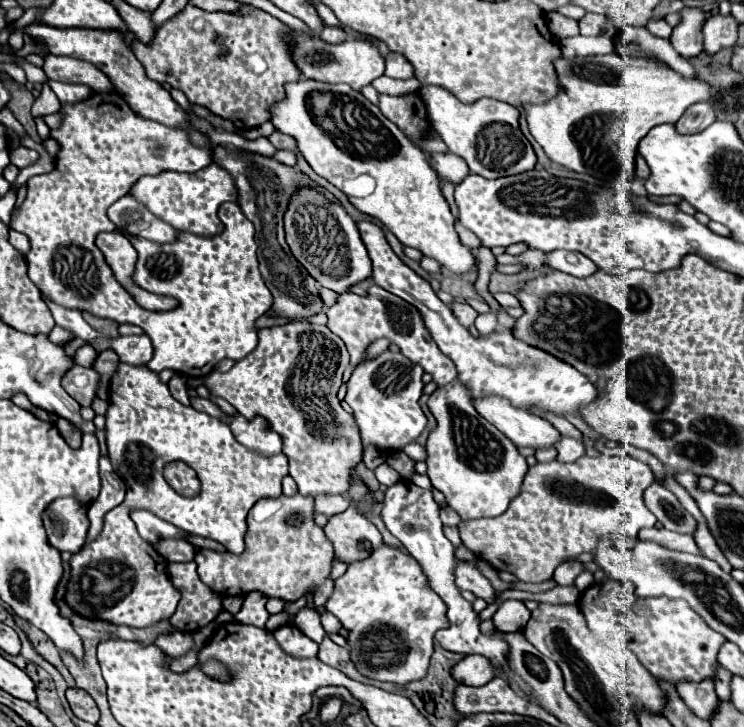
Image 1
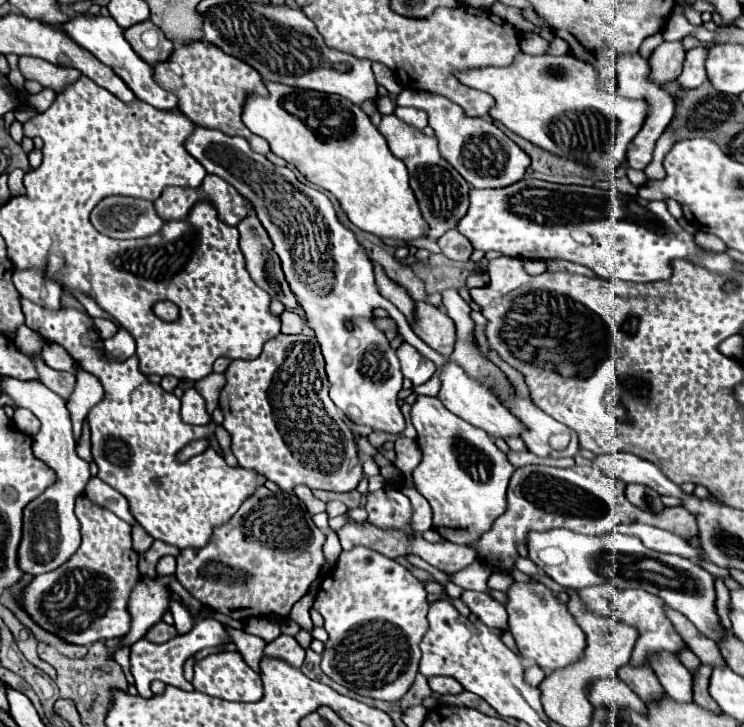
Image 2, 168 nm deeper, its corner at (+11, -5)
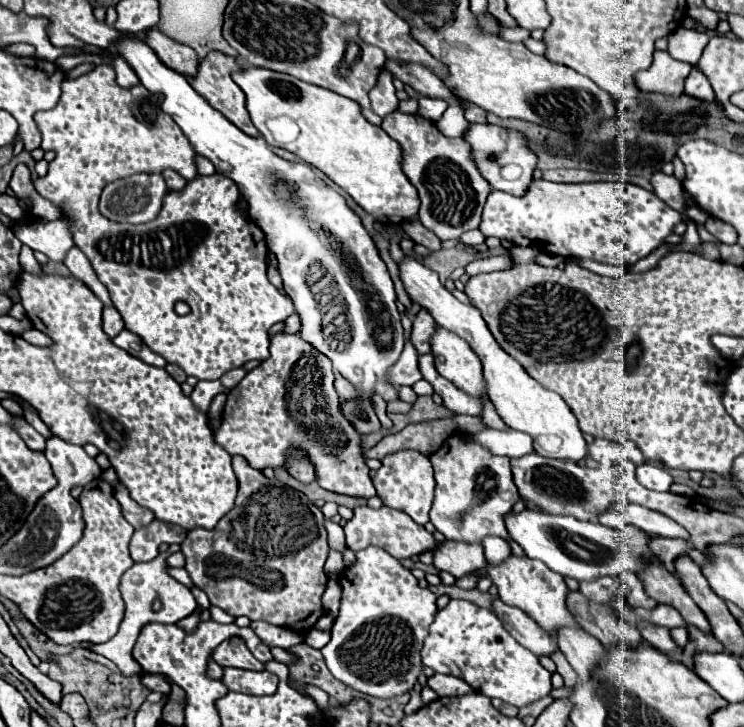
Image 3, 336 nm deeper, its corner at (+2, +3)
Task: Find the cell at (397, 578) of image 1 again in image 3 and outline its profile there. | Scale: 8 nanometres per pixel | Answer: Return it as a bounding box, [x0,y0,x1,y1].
[321,547,437,697]

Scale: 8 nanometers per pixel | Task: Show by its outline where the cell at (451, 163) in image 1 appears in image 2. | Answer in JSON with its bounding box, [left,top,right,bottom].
[378,115,470,239]

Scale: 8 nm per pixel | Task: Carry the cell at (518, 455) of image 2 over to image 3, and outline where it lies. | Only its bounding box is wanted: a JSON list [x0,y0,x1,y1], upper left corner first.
[471,429,533,459]

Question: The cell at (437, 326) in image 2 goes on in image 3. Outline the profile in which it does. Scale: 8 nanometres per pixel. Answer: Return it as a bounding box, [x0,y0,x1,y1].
[411,309,437,353]

